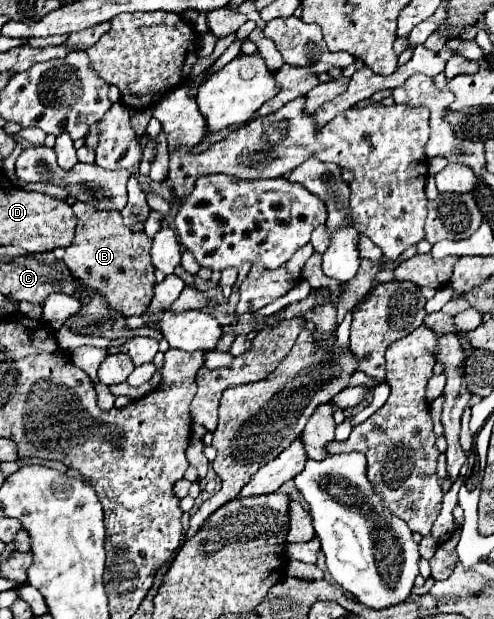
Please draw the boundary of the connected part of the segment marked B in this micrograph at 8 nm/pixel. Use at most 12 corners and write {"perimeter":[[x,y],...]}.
{"perimeter":[[74,206],[64,264],[122,316],[154,296],[152,240]]}

